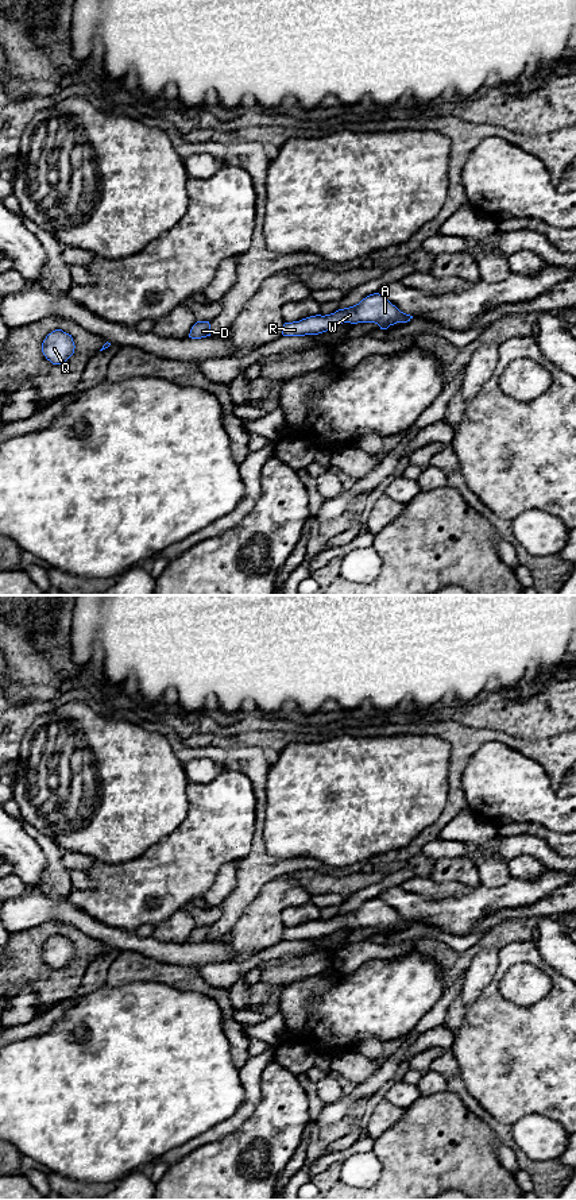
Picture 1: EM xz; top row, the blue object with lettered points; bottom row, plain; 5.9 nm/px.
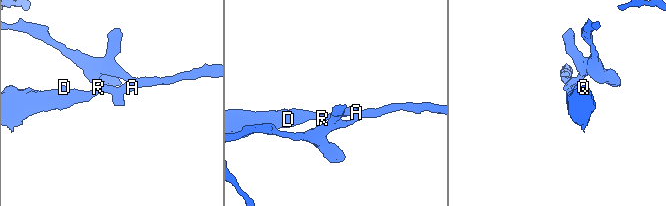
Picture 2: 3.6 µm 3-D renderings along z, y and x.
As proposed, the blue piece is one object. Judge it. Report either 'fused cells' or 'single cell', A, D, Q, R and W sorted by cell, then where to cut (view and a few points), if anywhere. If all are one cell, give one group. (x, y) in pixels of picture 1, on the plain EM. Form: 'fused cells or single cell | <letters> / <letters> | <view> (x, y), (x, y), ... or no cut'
single cell | A D Q R W | no cut

